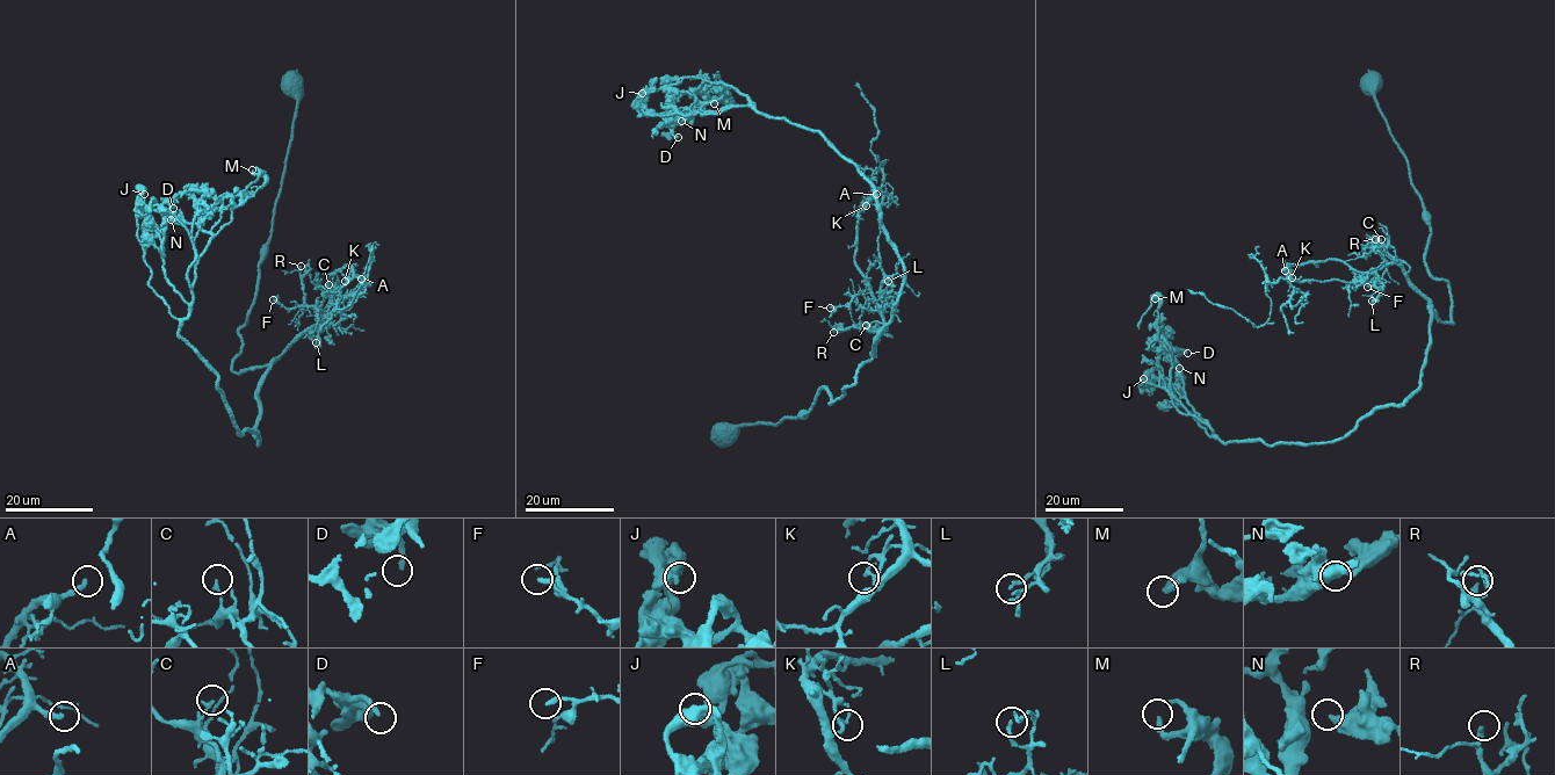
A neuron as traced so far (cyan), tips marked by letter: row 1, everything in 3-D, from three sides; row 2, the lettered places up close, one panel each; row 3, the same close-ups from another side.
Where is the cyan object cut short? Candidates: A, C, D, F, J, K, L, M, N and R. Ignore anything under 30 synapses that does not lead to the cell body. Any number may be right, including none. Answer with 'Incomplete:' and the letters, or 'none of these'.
Incomplete: A

